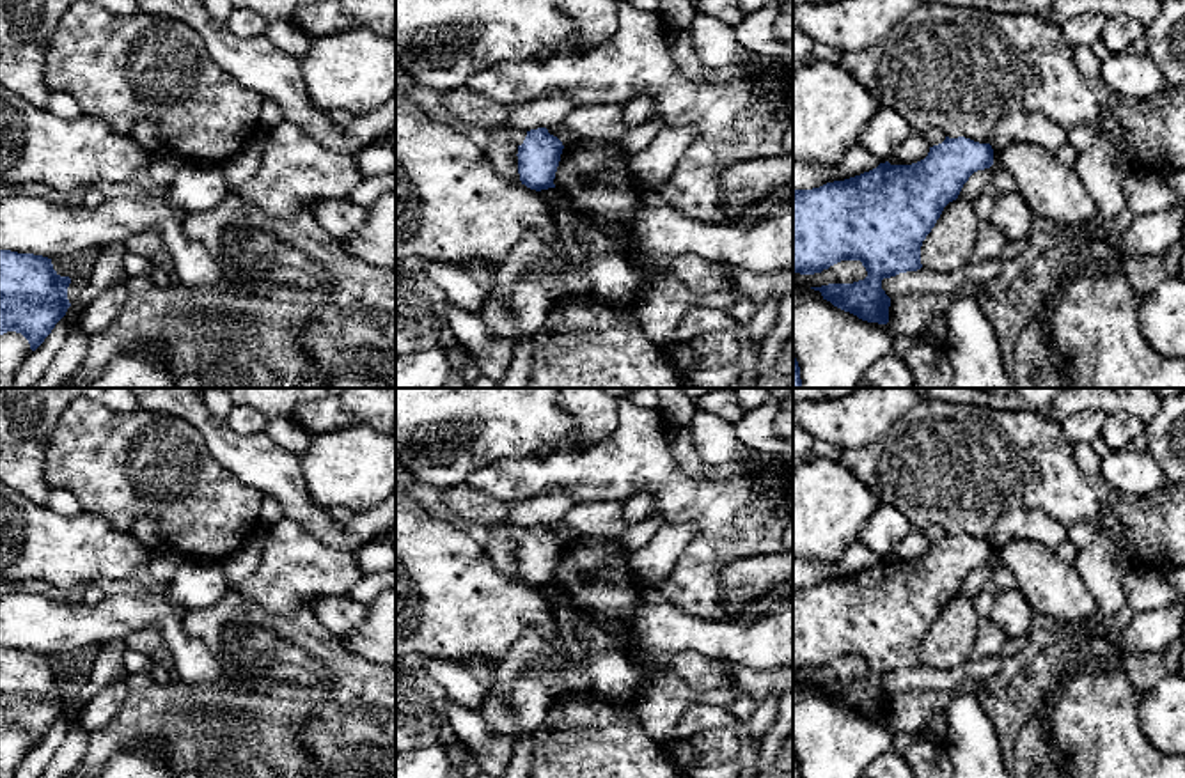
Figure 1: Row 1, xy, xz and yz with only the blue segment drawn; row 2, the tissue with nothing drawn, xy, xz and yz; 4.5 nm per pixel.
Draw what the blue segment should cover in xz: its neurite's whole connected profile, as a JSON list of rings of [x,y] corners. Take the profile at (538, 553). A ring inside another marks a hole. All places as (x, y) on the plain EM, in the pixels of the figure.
[[[546,525],[527,528],[516,551],[522,581],[536,588],[555,585],[553,576],[562,546],[562,539],[550,532]]]

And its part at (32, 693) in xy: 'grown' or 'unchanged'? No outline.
unchanged

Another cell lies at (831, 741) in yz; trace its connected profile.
[[[823,695],[793,702],[793,750],[802,778],[862,778],[864,769],[892,748],[889,721],[867,720]]]

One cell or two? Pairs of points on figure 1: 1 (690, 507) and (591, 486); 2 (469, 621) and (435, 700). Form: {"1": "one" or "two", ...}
{"1": "one", "2": "two"}

